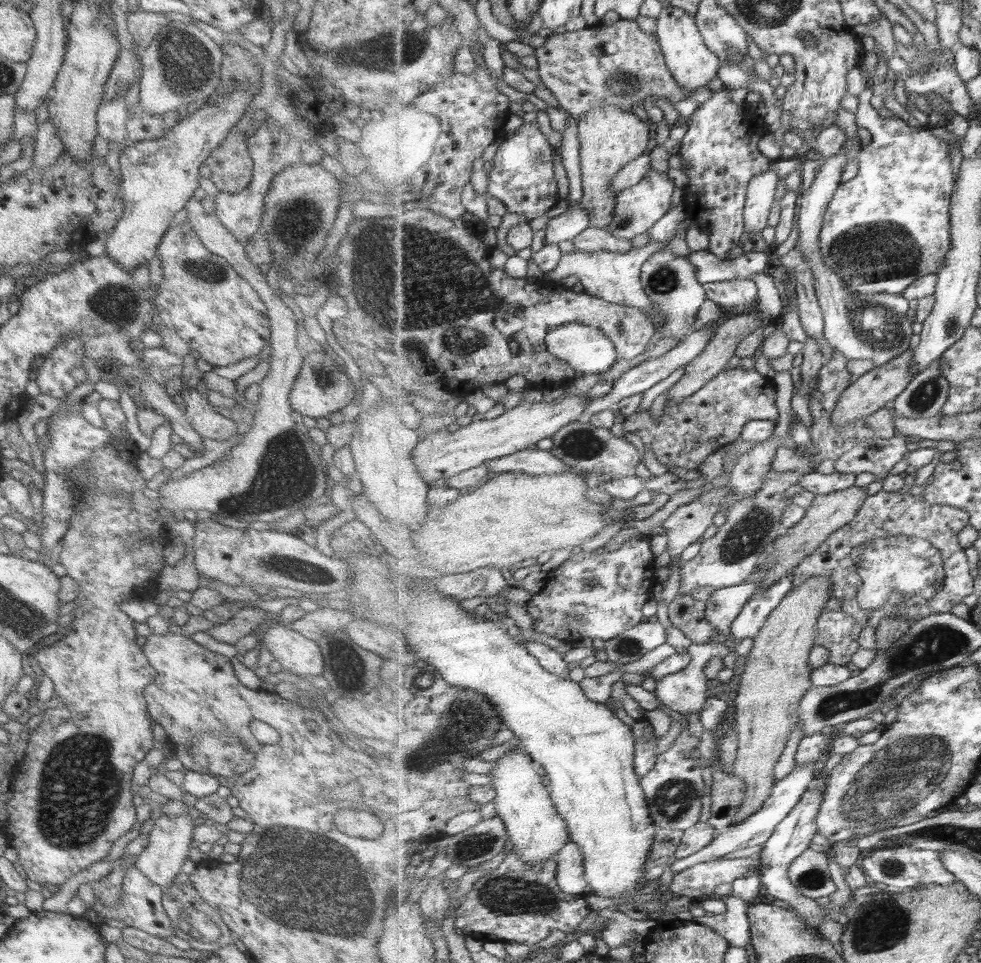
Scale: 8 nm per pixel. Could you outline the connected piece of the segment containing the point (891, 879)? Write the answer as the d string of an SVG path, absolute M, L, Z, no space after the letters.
M912 846L874 850L869 856L861 859L859 865L870 877L871 883L883 883L888 889L895 891L909 890L921 885L951 886L957 880L956 876L947 870L939 851L923 850Z

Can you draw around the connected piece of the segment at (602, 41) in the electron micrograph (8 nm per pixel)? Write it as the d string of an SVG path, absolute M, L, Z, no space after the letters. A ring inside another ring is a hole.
M620 18L610 26L598 22L591 27L585 26L577 31L565 31L561 34L550 33L548 41L535 50L535 56L538 60L538 74L541 81L569 116L581 117L594 108L610 104L633 112L635 106L646 109L651 103L659 105L661 98L665 98L664 100L669 103L688 98L666 64L666 56L662 52L657 35L644 31L636 20ZM649 96L655 96L658 101L652 101Z

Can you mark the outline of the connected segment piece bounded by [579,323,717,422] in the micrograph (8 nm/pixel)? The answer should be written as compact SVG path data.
M709 323L706 326L703 326L702 329L690 332L682 343L671 348L660 357L657 357L656 359L648 359L632 369L625 371L613 382L613 387L607 394L600 395L599 398L593 398L591 400L591 405L587 407L587 411L583 414L583 418L579 419L579 422L583 422L585 420L589 421L590 418L593 417L593 414L597 414L597 412L601 412L601 410L613 410L617 406L618 402L623 400L623 398L629 398L629 396L633 396L635 394L647 393L647 391L653 388L653 386L659 384L668 376L671 376L678 368L688 365L693 359L697 358L712 341L716 324L717 323Z

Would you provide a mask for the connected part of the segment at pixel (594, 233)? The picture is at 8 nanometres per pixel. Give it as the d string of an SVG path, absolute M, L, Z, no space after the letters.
M589 227L573 240L575 249L579 251L607 250L617 254L631 252L633 242L627 238L617 238L607 229Z

